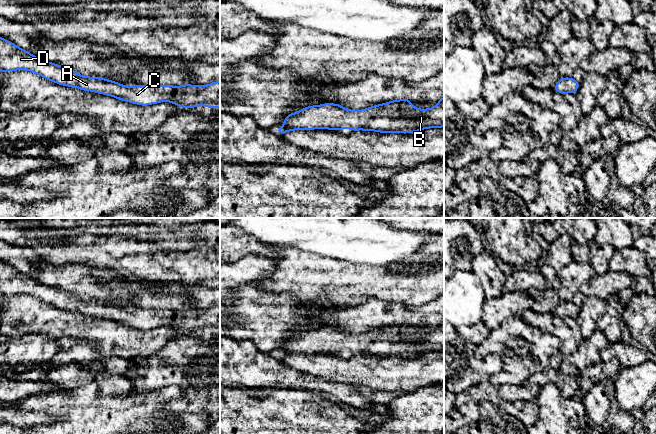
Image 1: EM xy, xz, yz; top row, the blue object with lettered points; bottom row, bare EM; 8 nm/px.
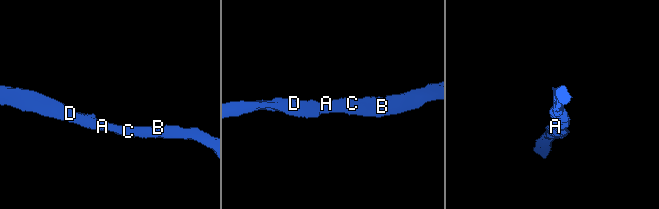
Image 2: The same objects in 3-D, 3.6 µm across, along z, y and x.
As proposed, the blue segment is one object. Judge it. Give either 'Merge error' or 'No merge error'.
No merge error

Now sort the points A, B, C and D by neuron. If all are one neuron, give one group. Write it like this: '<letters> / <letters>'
A B C D

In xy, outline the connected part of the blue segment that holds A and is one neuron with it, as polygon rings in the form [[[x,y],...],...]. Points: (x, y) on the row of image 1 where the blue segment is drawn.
[[[0,37],[0,71],[17,70],[27,70],[59,85],[112,96],[141,106],[170,102],[187,109],[203,105],[206,105],[208,110],[220,108],[220,81],[198,86],[126,86],[102,77],[82,76],[71,68],[42,60]]]

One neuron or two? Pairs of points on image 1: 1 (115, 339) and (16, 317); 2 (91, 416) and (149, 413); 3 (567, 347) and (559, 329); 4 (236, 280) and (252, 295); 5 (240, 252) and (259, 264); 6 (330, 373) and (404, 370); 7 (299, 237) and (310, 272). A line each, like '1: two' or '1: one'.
1: one
2: one
3: one
4: two
5: two
6: one
7: two

